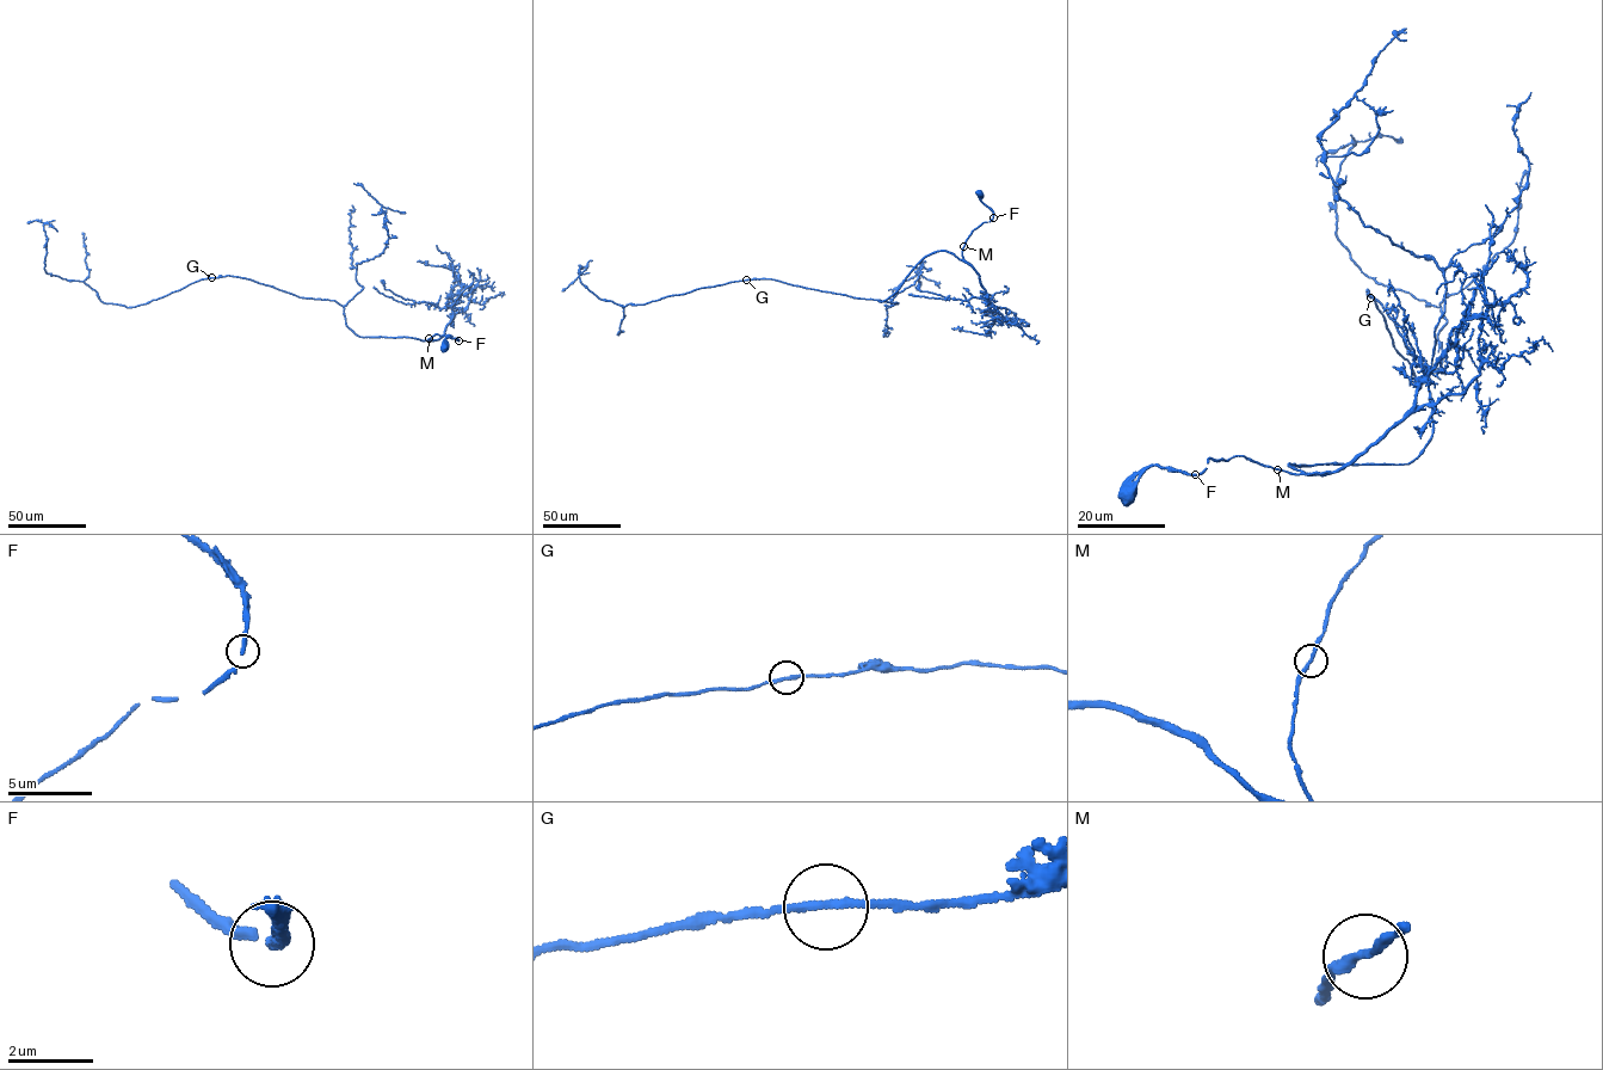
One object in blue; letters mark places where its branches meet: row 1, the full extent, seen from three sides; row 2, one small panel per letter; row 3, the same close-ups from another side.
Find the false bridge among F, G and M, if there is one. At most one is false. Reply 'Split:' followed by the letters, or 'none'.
Split: none

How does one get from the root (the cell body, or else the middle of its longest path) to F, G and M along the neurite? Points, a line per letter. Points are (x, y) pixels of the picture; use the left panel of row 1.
F: (444, 346), (448, 337), (458, 340)
G: (444, 346), (448, 337), (458, 339), (359, 337), (334, 301), (211, 277)
M: (444, 346), (448, 337), (458, 339), (437, 334), (429, 338)

